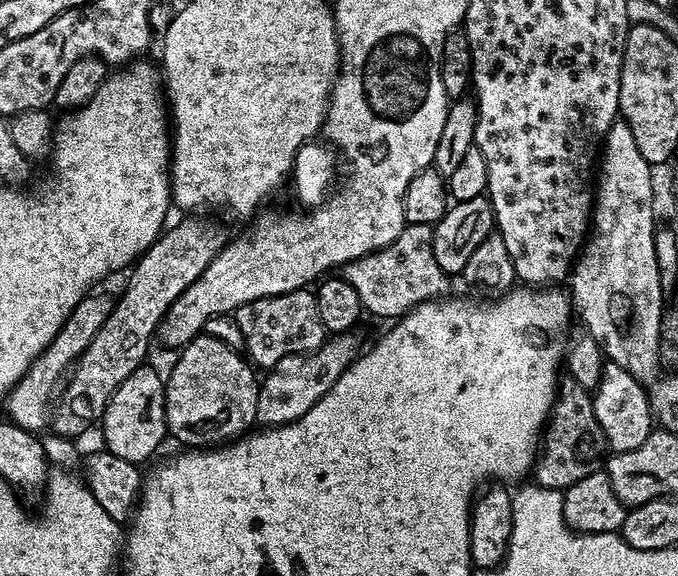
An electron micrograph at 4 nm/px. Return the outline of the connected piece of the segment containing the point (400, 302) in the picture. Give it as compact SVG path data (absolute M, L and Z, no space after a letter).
M405 224L390 246L344 265L342 279L354 286L365 313L399 318L425 300L438 300L447 293L450 276L434 259L432 230L431 224Z

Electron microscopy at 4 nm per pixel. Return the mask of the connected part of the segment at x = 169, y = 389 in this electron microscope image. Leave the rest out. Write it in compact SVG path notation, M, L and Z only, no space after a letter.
M206 335L195 336L179 349L172 373L164 386L168 436L192 450L227 444L256 424L260 380L253 365L226 342Z

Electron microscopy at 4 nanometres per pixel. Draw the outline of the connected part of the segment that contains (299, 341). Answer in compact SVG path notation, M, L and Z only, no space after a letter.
M308 288L246 302L236 309L234 318L238 322L238 330L242 330L247 359L260 370L274 367L287 356L318 350L326 339L322 318L318 318L315 291Z

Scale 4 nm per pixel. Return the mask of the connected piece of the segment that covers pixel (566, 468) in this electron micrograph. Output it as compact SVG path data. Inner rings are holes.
M565 379L559 385L552 413L548 415L548 422L544 425L542 443L534 465L535 483L544 488L563 490L574 486L574 482L582 482L582 478L590 478L590 474L605 467L610 449L602 426L598 426L592 398L593 393L574 379Z

